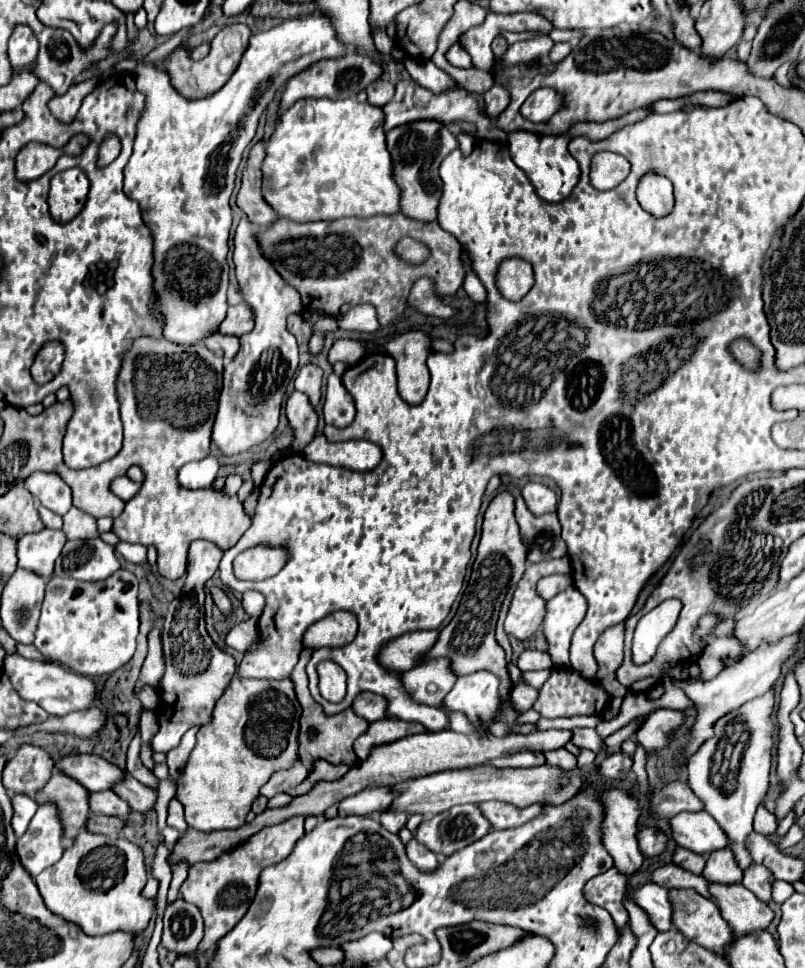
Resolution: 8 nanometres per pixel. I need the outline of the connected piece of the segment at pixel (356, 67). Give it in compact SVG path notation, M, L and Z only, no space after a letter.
M350 52L344 58L338 60L322 60L310 66L308 70L302 70L294 78L288 80L286 90L280 100L280 114L286 112L296 100L300 98L330 98L330 100L344 100L344 98L356 98L356 94L364 88L368 88L370 82L382 76L382 66L372 62L368 56L360 52Z

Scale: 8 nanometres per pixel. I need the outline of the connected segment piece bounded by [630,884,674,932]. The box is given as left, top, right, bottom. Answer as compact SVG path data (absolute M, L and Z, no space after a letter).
M644 884L638 890L630 892L630 898L646 910L650 916L652 924L660 930L666 932L672 928L672 904L668 900L668 890L658 886L658 884Z

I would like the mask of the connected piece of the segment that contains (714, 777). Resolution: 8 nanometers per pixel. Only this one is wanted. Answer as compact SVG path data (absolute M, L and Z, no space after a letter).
M770 688L764 696L758 696L746 702L742 708L724 714L720 722L714 724L714 736L708 738L688 762L688 784L698 794L698 798L704 800L706 810L734 842L732 852L742 870L752 864L744 842L752 832L756 808L764 800L770 786L772 750L778 736L774 714L774 688Z

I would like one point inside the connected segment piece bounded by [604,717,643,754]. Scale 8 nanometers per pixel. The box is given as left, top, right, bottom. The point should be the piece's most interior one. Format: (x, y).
(613, 743)

